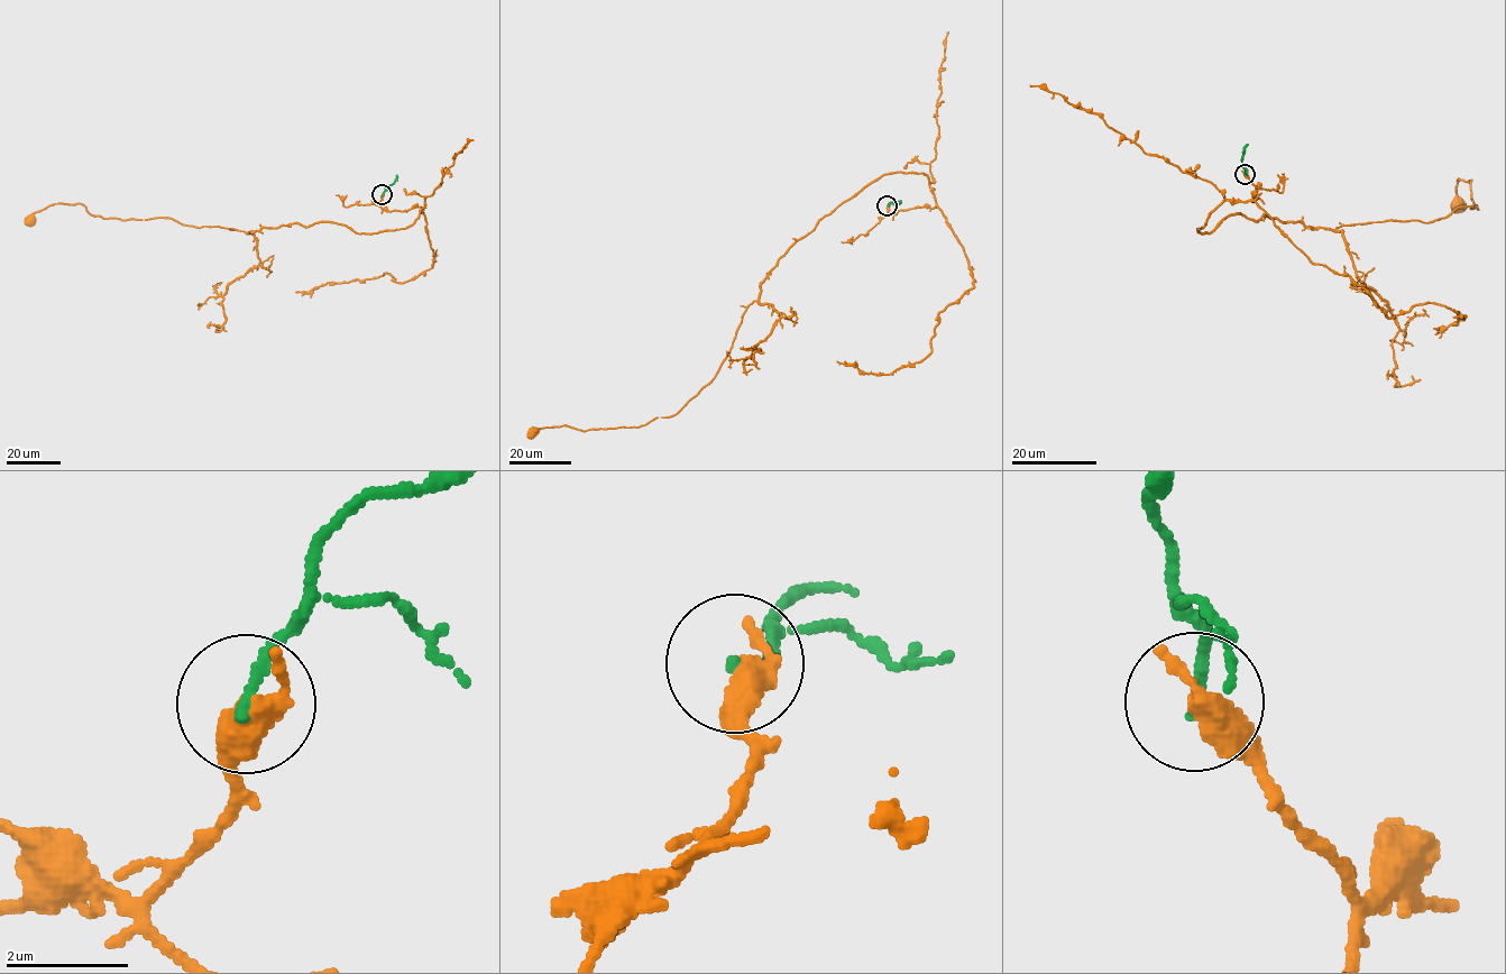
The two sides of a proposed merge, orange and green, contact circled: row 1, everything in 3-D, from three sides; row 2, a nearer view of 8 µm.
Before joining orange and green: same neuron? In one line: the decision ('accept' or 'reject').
reject

